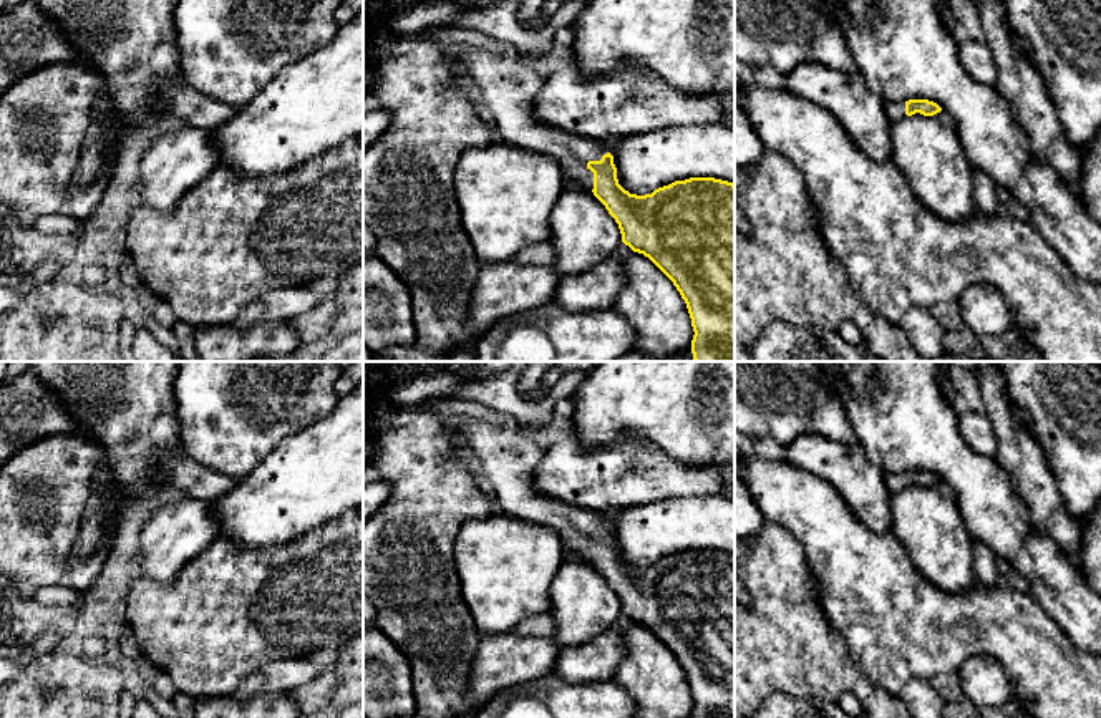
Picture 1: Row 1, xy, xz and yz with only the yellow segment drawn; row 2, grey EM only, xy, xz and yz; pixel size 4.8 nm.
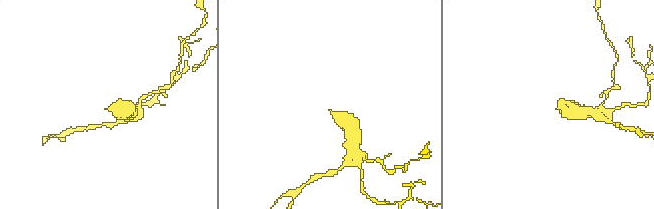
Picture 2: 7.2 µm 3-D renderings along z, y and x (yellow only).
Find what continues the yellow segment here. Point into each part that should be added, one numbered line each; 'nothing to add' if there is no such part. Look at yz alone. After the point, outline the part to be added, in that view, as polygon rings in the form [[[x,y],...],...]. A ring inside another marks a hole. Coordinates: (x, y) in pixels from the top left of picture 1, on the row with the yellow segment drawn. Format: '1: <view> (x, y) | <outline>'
1: yz (896, 111) | [[[905,101],[884,103],[885,114],[890,123],[897,123],[905,118]]]

